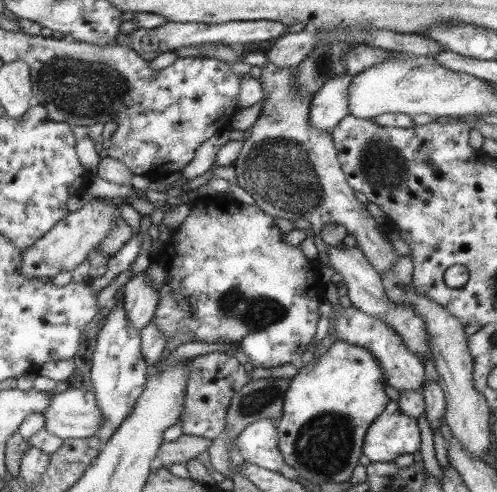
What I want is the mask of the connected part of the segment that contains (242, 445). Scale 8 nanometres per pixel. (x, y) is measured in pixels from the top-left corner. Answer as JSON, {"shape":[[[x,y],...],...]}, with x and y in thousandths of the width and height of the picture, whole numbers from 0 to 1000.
{"shape":[[[543,852],[505,858],[477,884],[477,915],[493,941],[543,959],[561,957],[561,949],[573,943],[557,911],[555,858]]]}

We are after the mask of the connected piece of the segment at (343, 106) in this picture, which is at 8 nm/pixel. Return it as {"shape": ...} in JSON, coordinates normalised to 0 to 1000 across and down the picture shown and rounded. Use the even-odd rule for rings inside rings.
{"shape":[[[678,150],[662,159],[634,191],[622,209],[624,256],[646,270],[662,270],[682,250],[700,226],[700,183],[706,154]]]}

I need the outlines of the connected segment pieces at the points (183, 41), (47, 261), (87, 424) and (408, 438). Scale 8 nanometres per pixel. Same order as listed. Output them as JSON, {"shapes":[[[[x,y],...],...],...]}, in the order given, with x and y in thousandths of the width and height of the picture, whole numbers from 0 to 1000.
{"shapes":[[[[521,39],[519,43],[461,43],[441,49],[332,43],[332,51],[306,59],[276,57],[260,67],[260,91],[288,122],[304,124],[326,106],[360,98],[360,93],[392,93],[392,89],[447,89],[485,96],[497,85],[529,85],[545,77],[561,77],[575,65],[575,53],[563,45]]],[[[173,402],[167,419],[143,433],[135,433],[119,451],[78,482],[66,498],[44,510],[44,557],[54,565],[105,565],[119,553],[143,551],[159,541],[187,502],[219,474],[227,449],[239,441],[239,429],[229,415],[215,415],[197,402]]],[[[139,787],[131,797],[105,801],[99,823],[85,835],[85,843],[91,848],[91,874],[115,890],[125,890],[127,896],[179,890],[199,878],[207,860],[183,791],[163,793]]],[[[785,815],[771,833],[771,839],[746,858],[732,882],[728,923],[738,927],[744,941],[783,941],[807,923],[831,923],[841,915],[843,904],[843,870],[839,856],[803,835],[801,821]]]]}

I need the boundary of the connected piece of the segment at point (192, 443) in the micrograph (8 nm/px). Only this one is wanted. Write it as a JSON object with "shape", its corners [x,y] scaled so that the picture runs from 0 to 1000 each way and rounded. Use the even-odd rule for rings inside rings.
{"shape":[[[362,884],[354,894],[328,896],[316,913],[308,943],[312,949],[336,949],[344,943],[376,941],[396,923],[416,915],[425,894],[400,886]]]}

